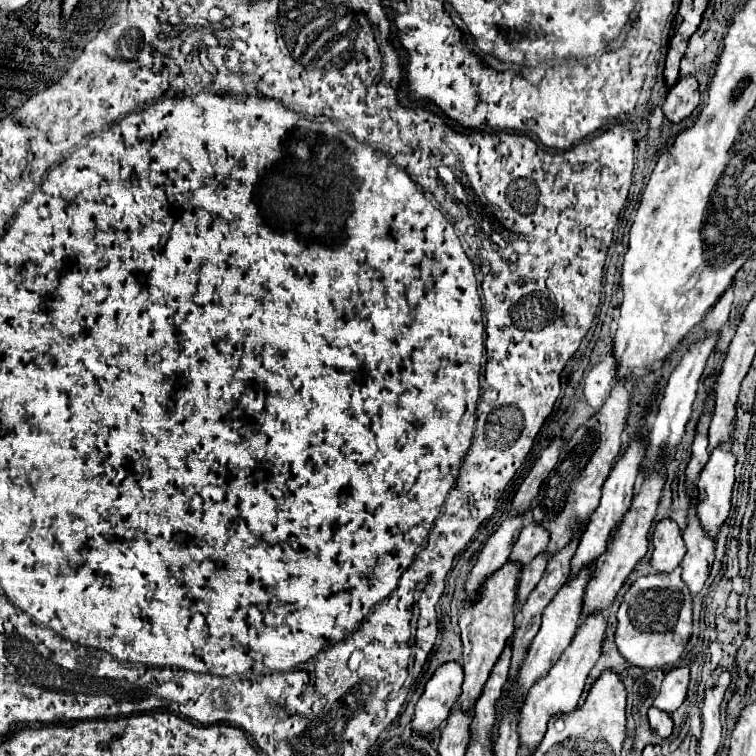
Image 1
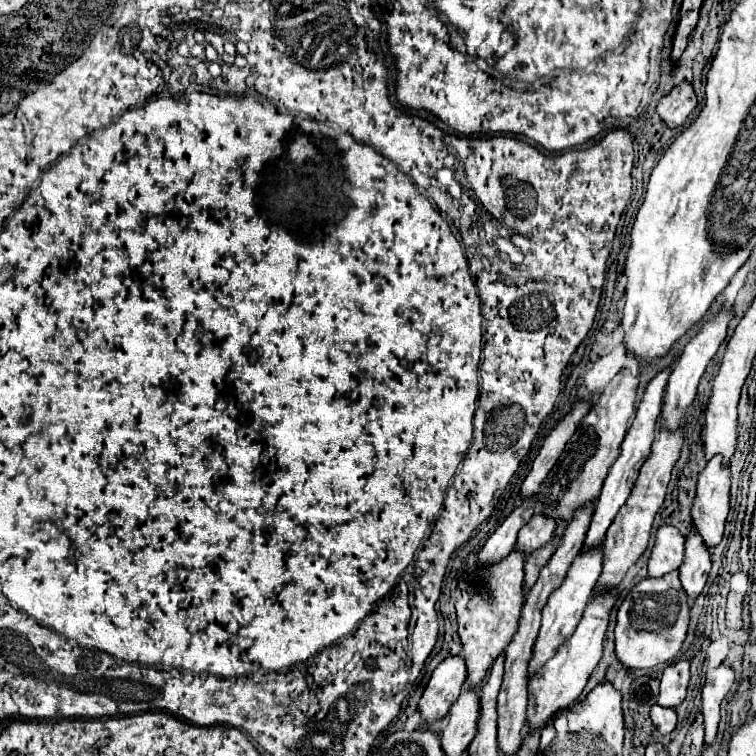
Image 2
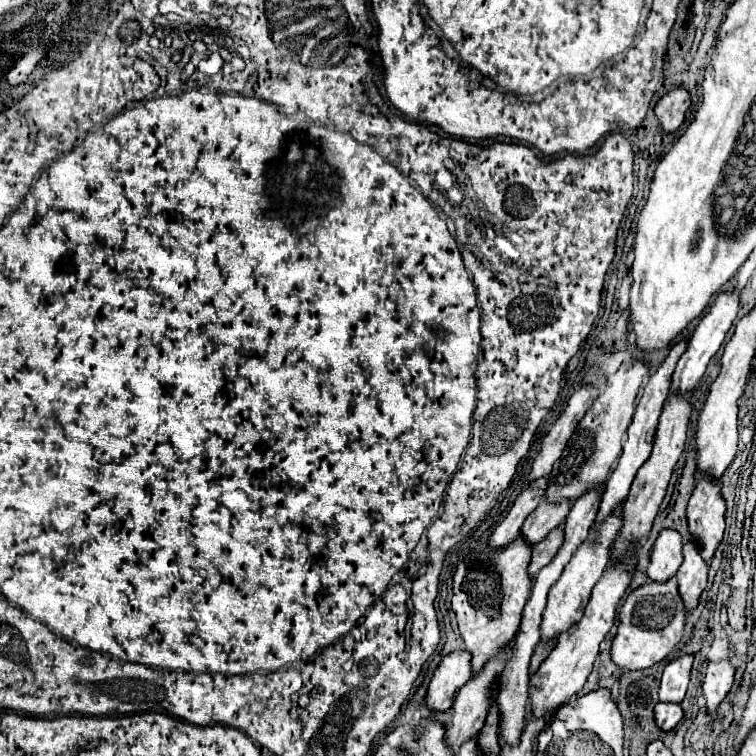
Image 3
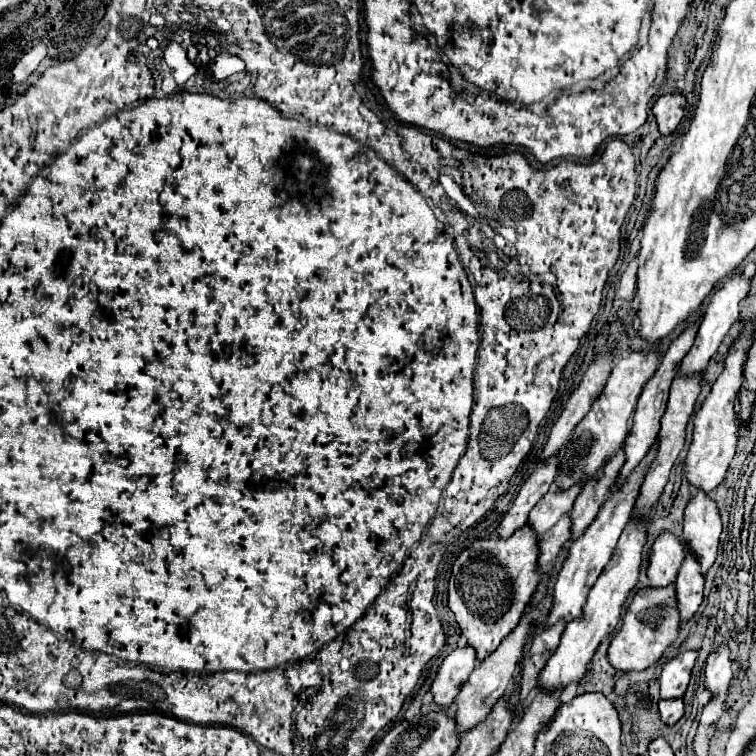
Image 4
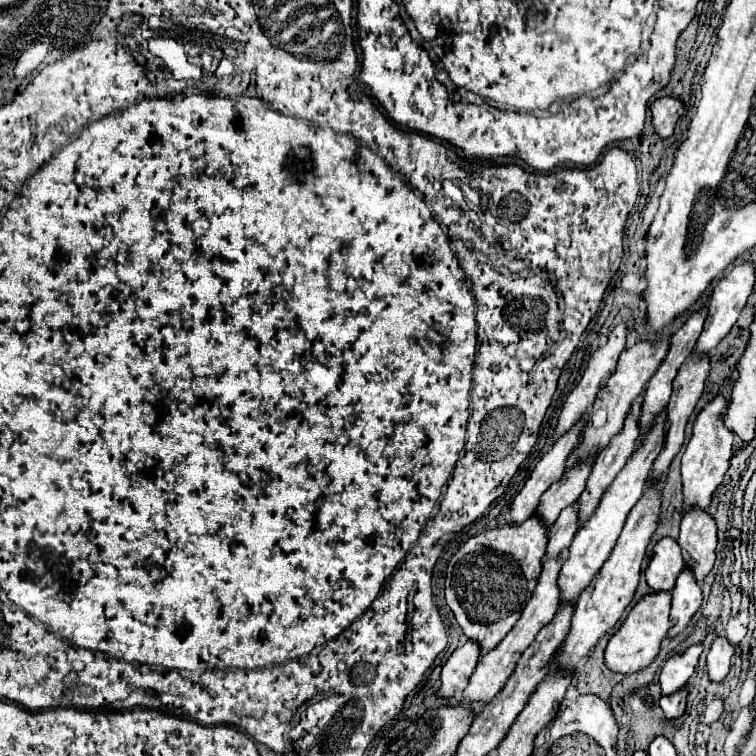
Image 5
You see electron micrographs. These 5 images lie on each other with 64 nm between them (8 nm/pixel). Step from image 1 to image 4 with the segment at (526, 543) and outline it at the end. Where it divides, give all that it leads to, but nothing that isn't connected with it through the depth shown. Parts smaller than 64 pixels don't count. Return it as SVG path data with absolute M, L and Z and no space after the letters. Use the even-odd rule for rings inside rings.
M574 486L570 490L558 490L550 488L548 494L532 508L528 516L528 526L534 530L534 534L540 538L544 532L548 532L564 514L572 510L572 504L576 496L580 494L580 486Z

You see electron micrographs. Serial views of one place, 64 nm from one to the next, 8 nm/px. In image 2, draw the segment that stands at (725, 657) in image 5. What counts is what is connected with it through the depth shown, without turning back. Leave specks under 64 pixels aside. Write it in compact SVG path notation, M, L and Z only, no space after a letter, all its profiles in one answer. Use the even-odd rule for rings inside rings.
M720 664L718 668L708 670L706 676L708 678L702 688L702 714L704 714L704 728L706 728L704 742L706 742L706 746L710 746L718 734L720 702L724 700L730 686L734 684L734 672L730 666Z

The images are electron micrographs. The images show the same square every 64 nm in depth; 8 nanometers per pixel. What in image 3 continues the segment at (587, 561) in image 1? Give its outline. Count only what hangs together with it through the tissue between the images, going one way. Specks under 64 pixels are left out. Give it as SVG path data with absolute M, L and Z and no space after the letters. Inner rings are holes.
M678 342L678 344L670 350L668 358L666 358L664 364L658 368L658 372L656 372L654 376L650 376L650 380L648 380L648 384L646 384L646 388L644 388L644 394L642 394L642 398L640 398L640 402L638 402L638 408L636 408L636 412L634 412L634 418L632 418L632 422L630 422L630 426L628 426L628 438L626 438L626 442L624 442L622 454L620 454L620 458L618 458L618 464L616 464L616 468L610 472L610 476L608 476L608 480L606 480L604 494L602 494L602 502L600 502L600 508L598 508L594 526L600 526L600 524L602 524L608 516L612 516L612 512L626 500L626 496L628 496L628 492L630 492L630 484L632 484L632 480L636 478L638 468L648 460L648 456L650 456L650 452L652 452L654 436L656 436L658 418L660 418L664 400L666 400L668 394L670 394L670 390L668 390L668 388L670 388L670 376L672 376L672 372L674 372L674 366L676 366L678 358L682 356L684 348L686 348L686 342Z

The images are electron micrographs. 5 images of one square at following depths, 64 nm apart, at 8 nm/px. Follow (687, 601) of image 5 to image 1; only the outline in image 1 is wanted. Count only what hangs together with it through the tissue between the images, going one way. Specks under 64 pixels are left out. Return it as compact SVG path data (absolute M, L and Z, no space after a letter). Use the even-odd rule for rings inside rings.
M696 506L688 508L688 524L684 530L684 544L686 544L686 556L682 560L682 580L688 584L690 592L696 594L702 590L710 568L714 560L716 542L708 540L708 534L704 528L700 528L700 518L696 516Z

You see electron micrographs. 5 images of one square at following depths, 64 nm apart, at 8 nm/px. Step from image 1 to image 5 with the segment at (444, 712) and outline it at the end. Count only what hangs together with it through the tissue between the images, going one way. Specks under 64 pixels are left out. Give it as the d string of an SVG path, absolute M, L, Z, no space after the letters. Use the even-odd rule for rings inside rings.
M468 640L462 648L456 648L440 672L440 688L436 692L438 698L452 698L458 694L458 690L464 690L468 684L470 674L476 668L480 656L480 648L476 642Z

